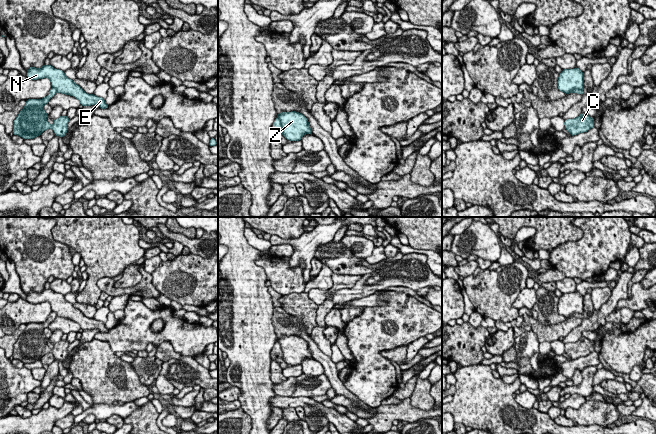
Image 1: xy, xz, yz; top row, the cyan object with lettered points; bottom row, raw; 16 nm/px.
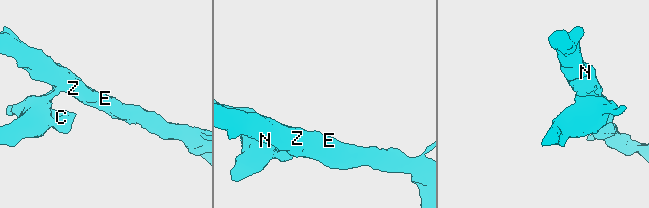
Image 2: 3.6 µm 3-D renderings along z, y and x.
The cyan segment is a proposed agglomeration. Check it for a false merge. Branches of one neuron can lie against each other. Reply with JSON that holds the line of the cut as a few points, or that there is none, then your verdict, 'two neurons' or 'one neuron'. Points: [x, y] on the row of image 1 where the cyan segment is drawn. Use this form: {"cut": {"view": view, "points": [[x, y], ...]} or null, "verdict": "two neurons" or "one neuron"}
{"cut": {"view": "xz", "points": [[277, 116], [282, 133]]}, "verdict": "two neurons"}

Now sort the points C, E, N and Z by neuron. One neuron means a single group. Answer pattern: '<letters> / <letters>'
C / E N Z

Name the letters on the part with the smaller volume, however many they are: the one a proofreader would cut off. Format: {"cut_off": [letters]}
{"cut_off": ["C"]}

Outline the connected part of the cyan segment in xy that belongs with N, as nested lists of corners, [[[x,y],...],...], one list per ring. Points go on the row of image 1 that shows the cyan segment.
[[[44,64],[39,69],[30,67],[26,72],[27,77],[32,80],[48,78],[52,88],[55,88],[58,93],[75,97],[82,106],[98,105],[102,109],[109,107],[103,98],[86,93],[78,84],[68,78],[64,71],[56,69],[51,65]]]

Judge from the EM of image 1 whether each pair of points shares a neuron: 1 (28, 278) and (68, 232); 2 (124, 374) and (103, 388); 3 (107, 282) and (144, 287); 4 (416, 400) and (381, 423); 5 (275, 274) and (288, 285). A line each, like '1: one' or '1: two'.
1: two
2: one
3: one
4: two
5: one

